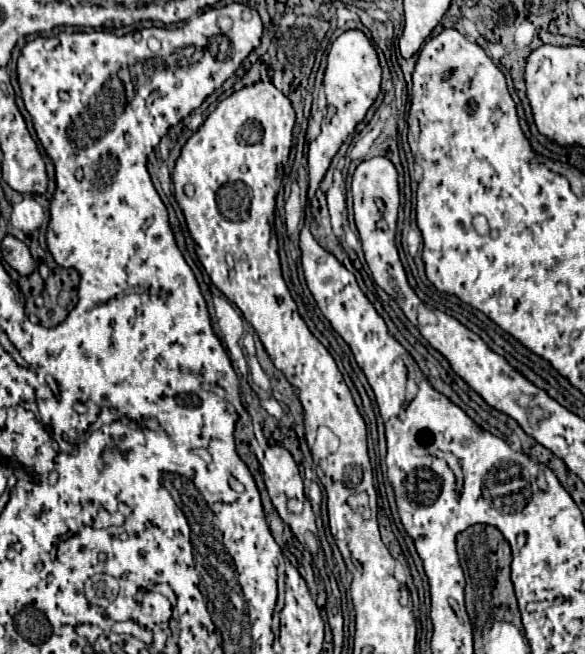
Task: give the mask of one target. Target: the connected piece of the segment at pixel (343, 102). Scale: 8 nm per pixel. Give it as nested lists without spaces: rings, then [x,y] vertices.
[[[348,30],[348,32],[340,34],[336,38],[336,42],[330,46],[326,62],[328,62],[328,66],[326,66],[326,74],[324,74],[324,92],[326,92],[328,106],[334,108],[334,114],[330,120],[322,122],[318,138],[308,144],[310,182],[307,197],[309,201],[315,197],[320,182],[322,182],[332,158],[336,156],[338,148],[356,130],[356,126],[364,120],[366,112],[372,108],[372,104],[376,102],[376,98],[380,94],[382,72],[380,72],[380,64],[378,64],[378,54],[364,32]]]

